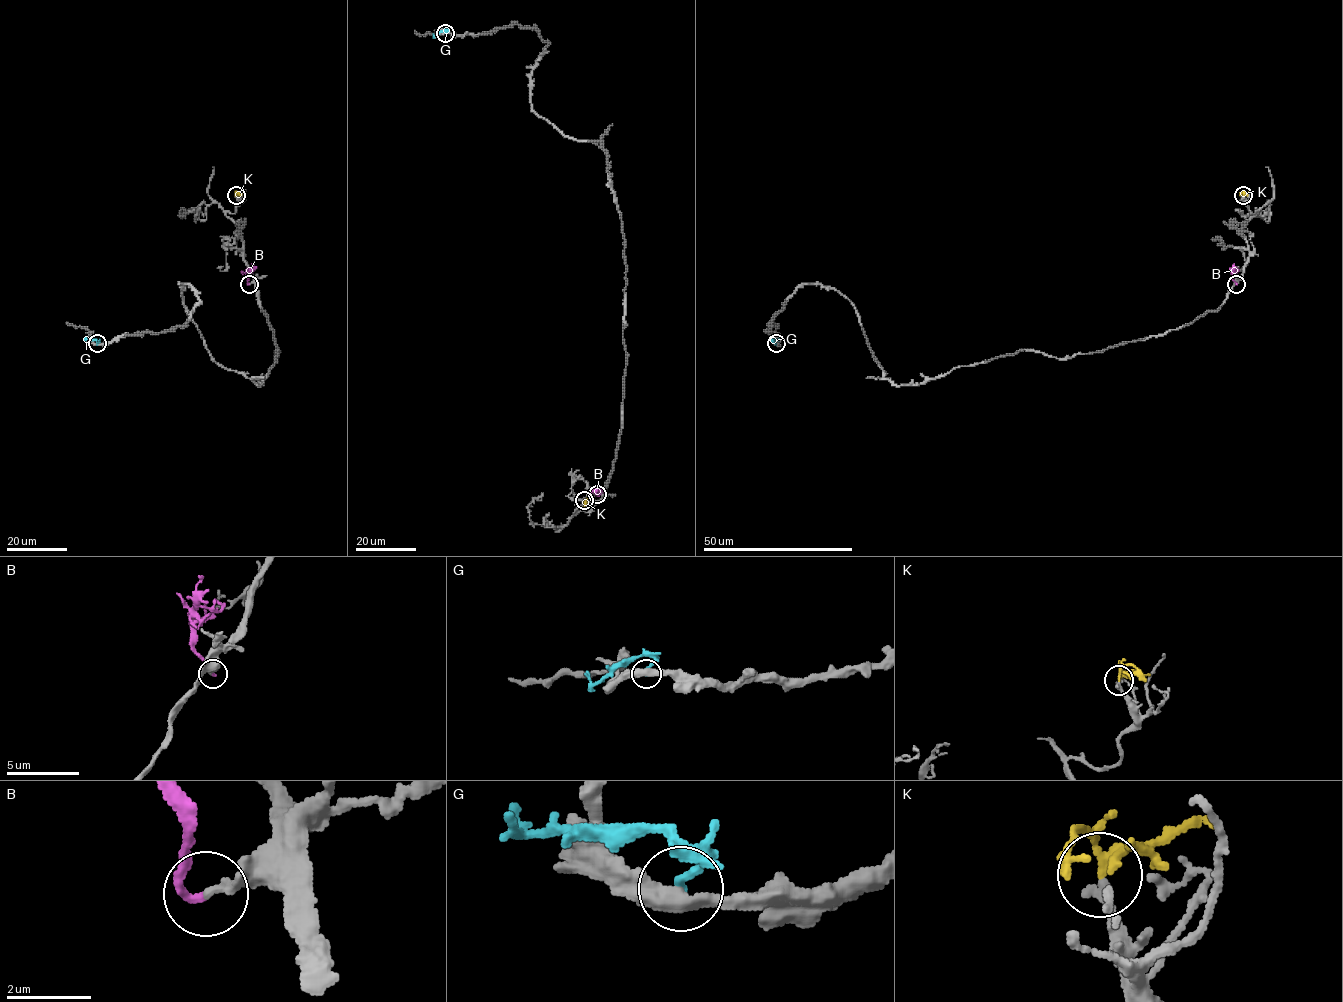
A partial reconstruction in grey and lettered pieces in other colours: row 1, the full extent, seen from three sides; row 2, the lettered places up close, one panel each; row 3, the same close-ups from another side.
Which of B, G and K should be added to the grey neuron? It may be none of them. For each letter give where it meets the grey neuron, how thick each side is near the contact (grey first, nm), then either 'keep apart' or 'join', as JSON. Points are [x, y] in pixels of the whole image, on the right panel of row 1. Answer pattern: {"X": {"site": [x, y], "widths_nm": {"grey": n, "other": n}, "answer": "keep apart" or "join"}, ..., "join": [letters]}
{"B": {"site": [1236, 284], "widths_nm": {"grey": 260, "other": 200}, "answer": "keep apart"}, "G": {"site": [776, 343], "widths_nm": {"grey": 440, "other": 200}, "answer": "keep apart"}, "K": {"site": [1243, 195], "widths_nm": {"grey": 240, "other": 120}, "answer": "join"}, "join": ["K"]}

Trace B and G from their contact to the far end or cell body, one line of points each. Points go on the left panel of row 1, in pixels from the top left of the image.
B: (249, 284), (245, 273), (252, 270), (249, 268)
G: (97, 344), (97, 341), (84, 338)

